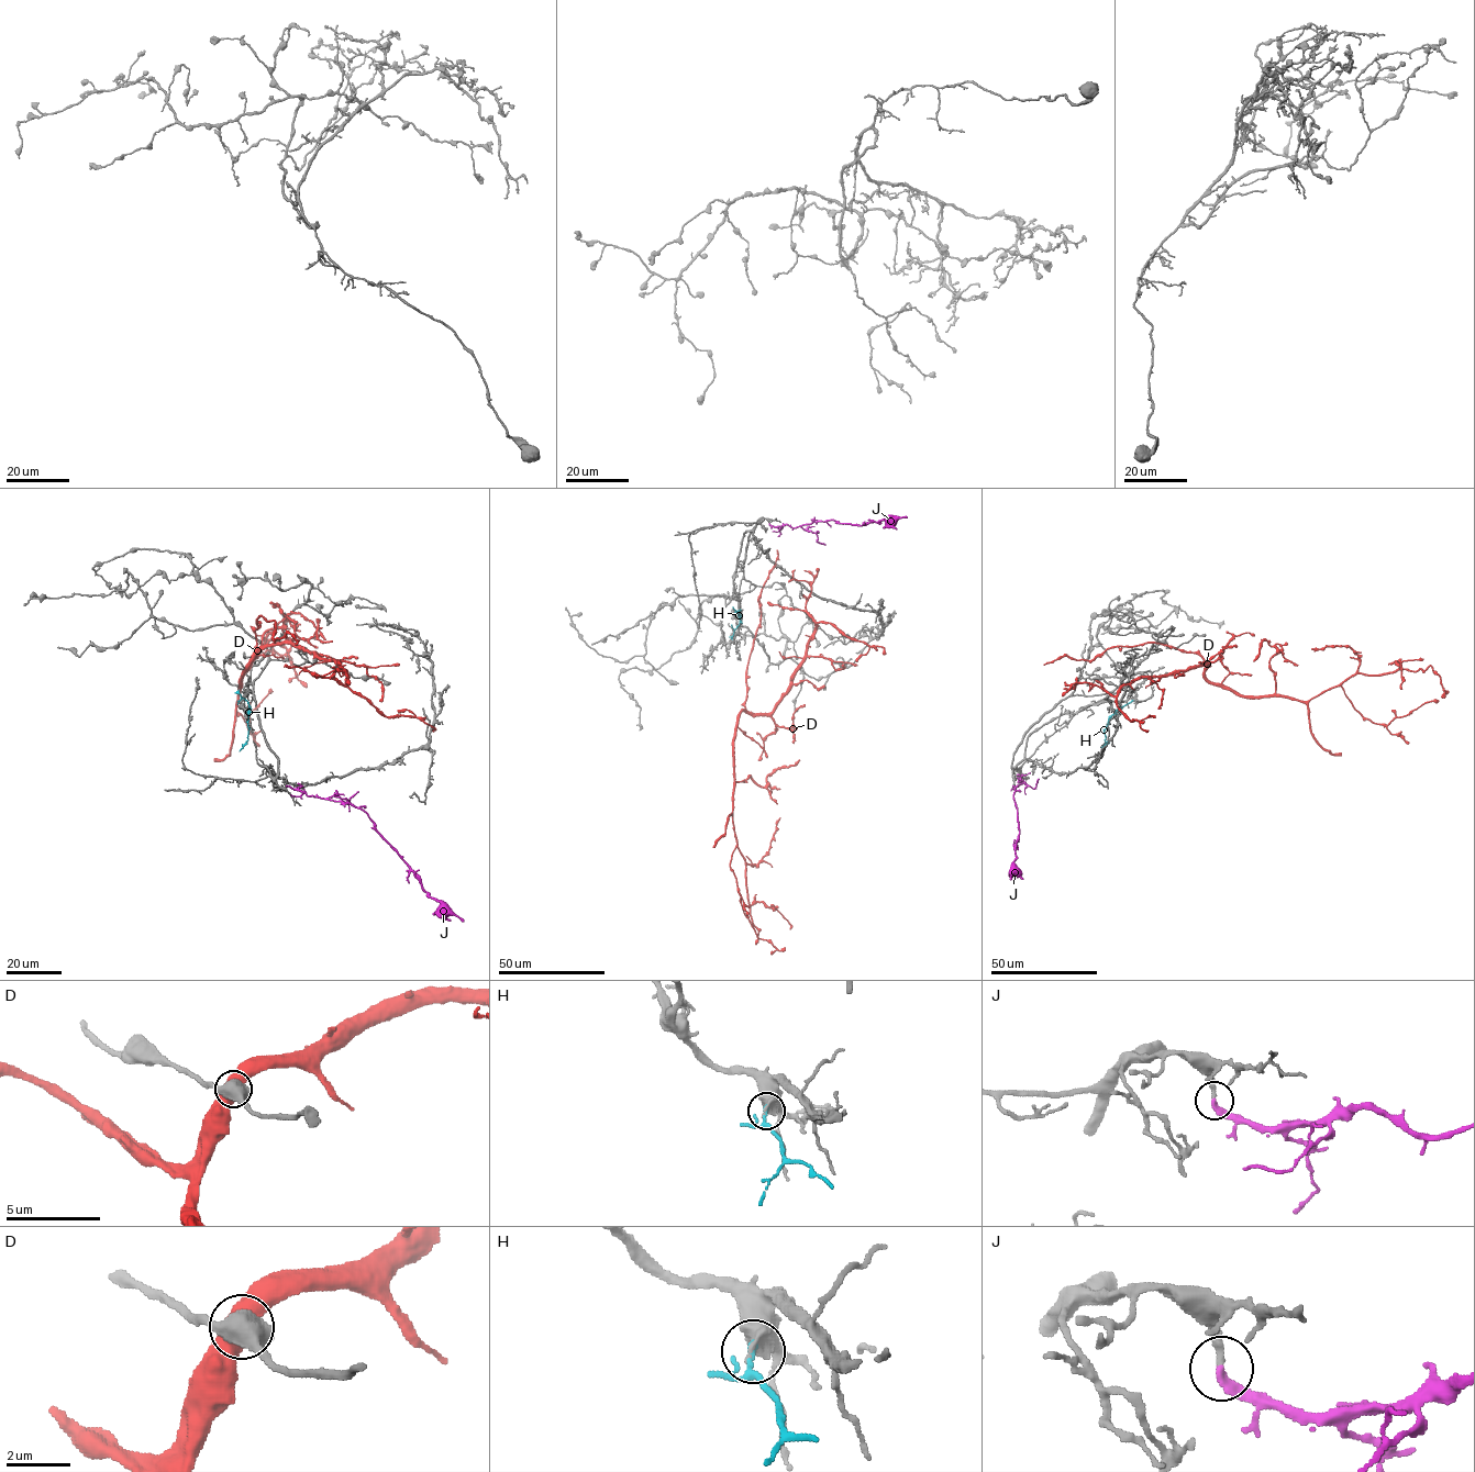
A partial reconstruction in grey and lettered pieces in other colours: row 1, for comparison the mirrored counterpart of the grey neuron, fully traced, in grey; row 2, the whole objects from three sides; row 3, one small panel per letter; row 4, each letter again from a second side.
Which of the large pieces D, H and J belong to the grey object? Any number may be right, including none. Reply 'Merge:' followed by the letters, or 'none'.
Merge: J

